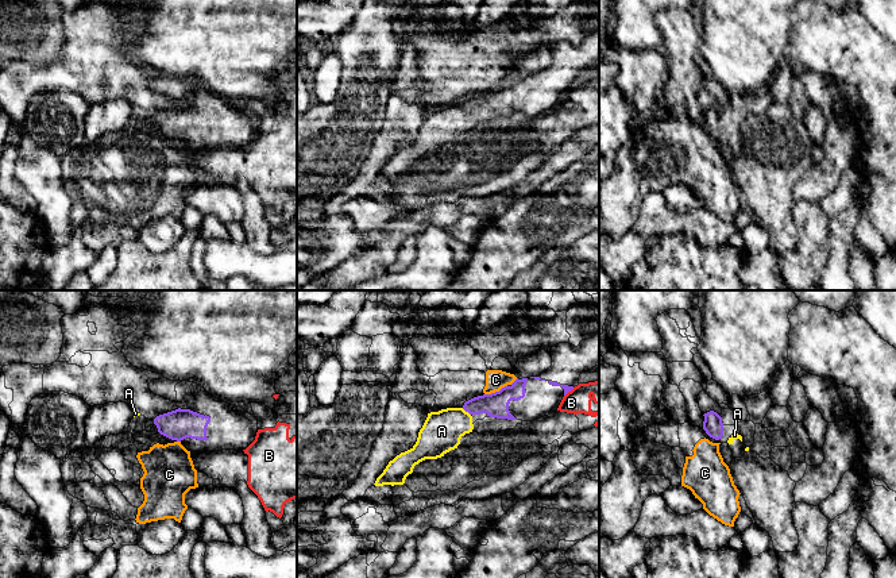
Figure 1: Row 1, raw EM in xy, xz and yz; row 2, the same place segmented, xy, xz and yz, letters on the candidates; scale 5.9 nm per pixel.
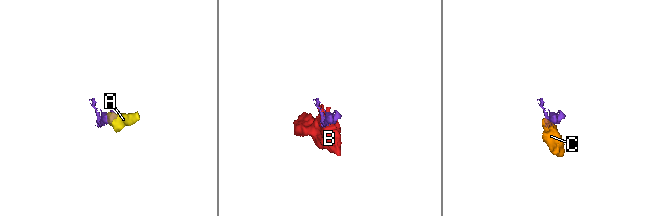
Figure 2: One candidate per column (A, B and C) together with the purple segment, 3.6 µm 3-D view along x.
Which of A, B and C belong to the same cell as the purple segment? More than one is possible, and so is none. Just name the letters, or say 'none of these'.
A

